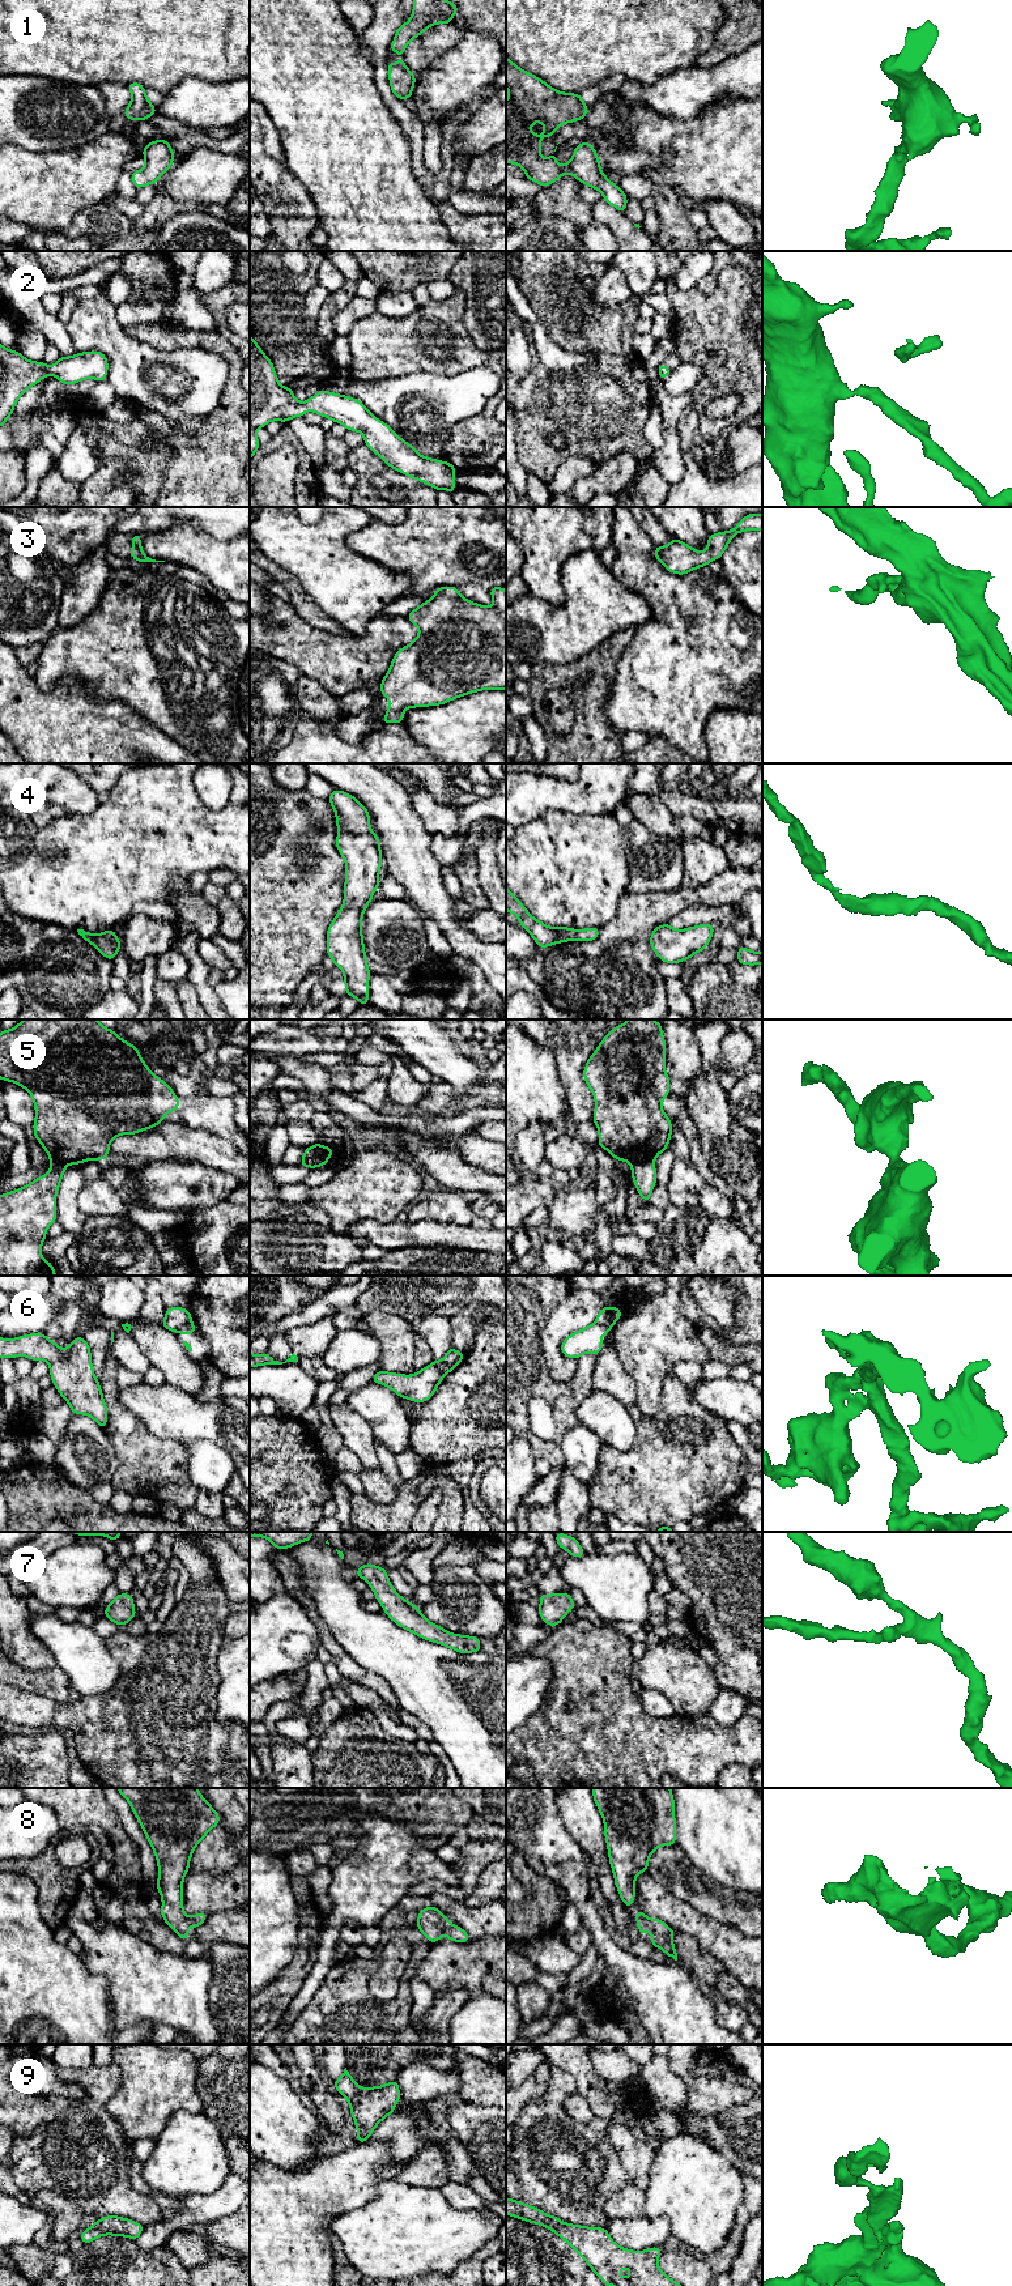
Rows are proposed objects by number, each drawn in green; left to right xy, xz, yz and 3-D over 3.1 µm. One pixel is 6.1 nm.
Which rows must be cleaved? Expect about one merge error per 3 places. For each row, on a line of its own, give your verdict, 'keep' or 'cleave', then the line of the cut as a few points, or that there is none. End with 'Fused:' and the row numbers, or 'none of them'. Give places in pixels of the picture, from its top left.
1: keep; cut none
2: keep; cut none
3: keep; cut none
4: keep; cut none
5: cleave; cut xz (314, 1145), (320, 1149), (323, 1163)
6: cleave; cut yz (595, 1322), (608, 1331)
7: keep; cut none
8: keep; cut none
9: keep; cut none
Fused: 5, 6

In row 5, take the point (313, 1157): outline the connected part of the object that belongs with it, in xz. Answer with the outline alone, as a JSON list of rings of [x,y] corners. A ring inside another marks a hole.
[[[319,1146],[306,1148],[303,1151],[303,1158],[299,1162],[299,1166],[315,1168],[320,1167],[324,1163],[322,1149]]]

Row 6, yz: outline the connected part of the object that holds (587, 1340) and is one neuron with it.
[[[594,1323],[566,1337],[561,1344],[561,1351],[565,1357],[574,1359],[586,1353],[598,1355],[603,1346],[601,1334],[609,1334],[609,1331],[599,1323]]]

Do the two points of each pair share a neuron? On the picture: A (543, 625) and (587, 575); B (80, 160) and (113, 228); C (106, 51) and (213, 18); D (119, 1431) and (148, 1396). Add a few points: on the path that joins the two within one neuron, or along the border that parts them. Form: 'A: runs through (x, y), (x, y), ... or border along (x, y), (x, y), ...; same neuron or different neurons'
A: runs through (557, 621), (587, 590); same neuron
B: border along (105, 199), (86, 205), (73, 216); different neurons
C: runs through (132, 26), (141, 18), (187, 18); same neuron
D: border along (118, 1388), (118, 1400), (154, 1437); different neurons

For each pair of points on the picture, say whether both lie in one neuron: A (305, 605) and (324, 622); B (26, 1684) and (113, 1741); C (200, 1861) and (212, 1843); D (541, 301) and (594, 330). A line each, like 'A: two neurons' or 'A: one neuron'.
A: one neuron
B: two neurons
C: one neuron
D: one neuron

